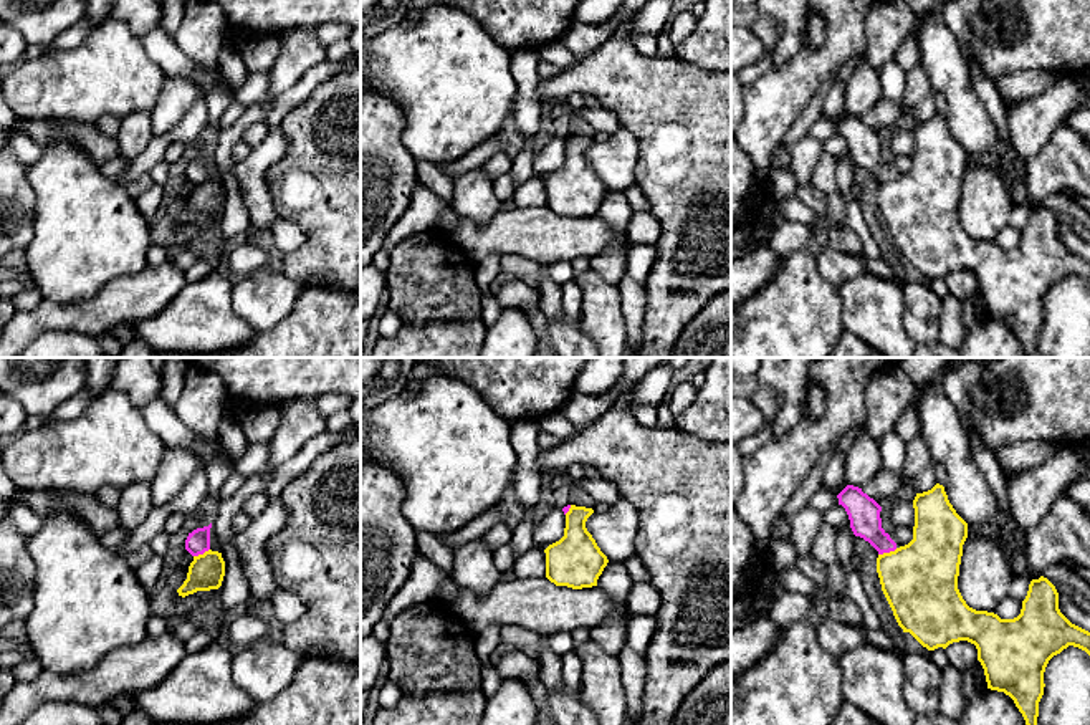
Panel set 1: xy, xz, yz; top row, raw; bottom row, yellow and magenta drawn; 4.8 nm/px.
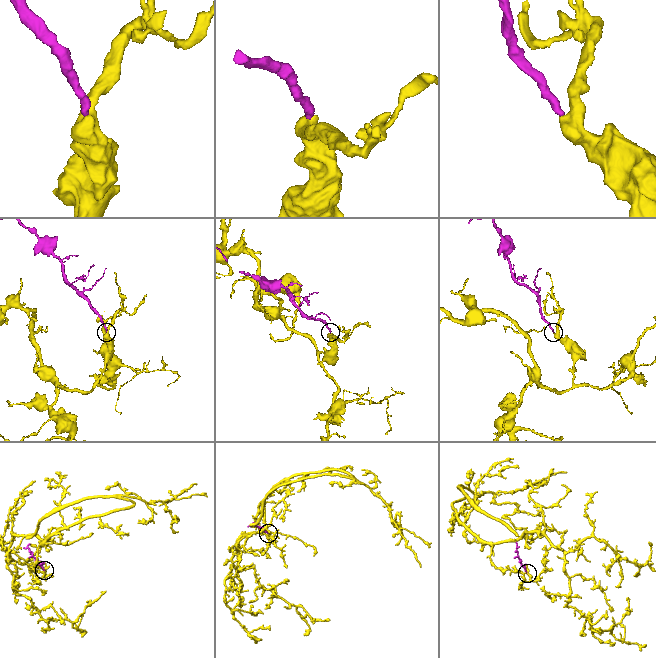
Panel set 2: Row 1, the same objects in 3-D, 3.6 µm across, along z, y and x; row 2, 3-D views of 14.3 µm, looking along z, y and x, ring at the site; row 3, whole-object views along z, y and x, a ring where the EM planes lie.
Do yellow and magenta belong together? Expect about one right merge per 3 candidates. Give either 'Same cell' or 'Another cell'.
Another cell

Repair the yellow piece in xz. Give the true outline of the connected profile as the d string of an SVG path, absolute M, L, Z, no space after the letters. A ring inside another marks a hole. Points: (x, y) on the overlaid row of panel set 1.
M571 505L564 536L544 550L546 578L556 586L572 589L597 586L609 559L586 528L592 513L592 508Z

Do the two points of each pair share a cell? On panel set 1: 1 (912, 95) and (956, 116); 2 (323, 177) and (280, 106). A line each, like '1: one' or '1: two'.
1: two
2: two

